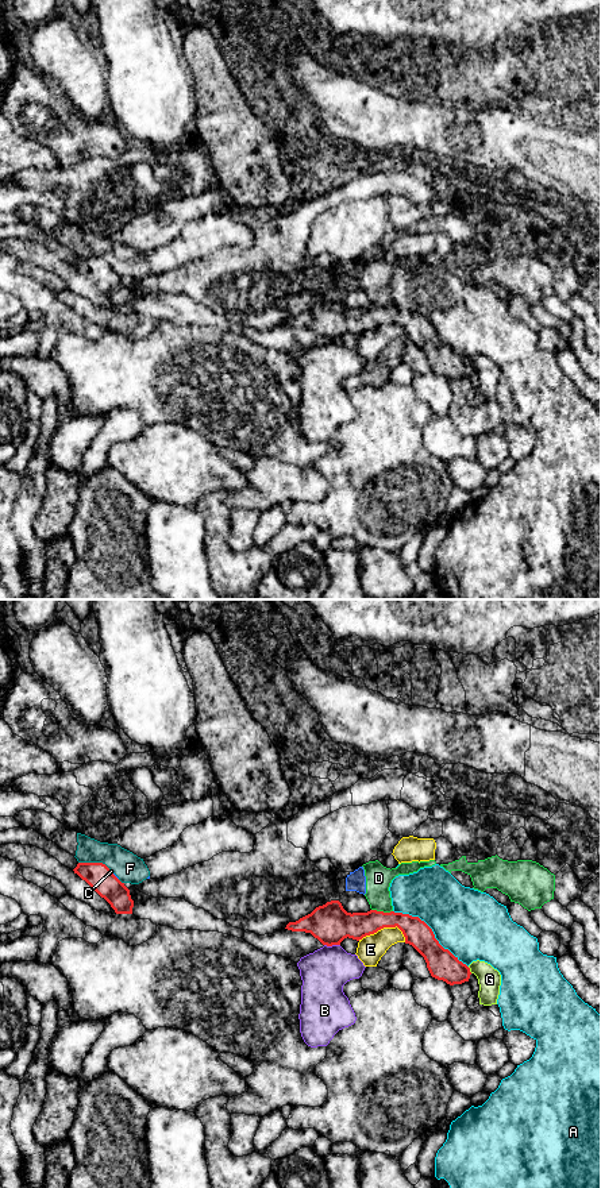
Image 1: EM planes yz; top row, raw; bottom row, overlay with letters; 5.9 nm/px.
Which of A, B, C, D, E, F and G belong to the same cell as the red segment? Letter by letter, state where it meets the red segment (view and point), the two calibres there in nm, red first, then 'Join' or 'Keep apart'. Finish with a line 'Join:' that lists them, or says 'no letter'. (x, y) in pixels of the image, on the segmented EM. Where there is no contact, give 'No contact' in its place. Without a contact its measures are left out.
A: Touches red at yz (432, 932). Thickness 180 nm (red) against 400 nm. Keep apart
B: Touches red at yz (332, 944). Thickness 240 nm (red) against 280 nm. Keep apart
C: Touches red at yz (114, 875). Thickness 160 nm (red) against 20 nm. Keep apart
D: Touches red at yz (382, 911). Thickness 160 nm (red) against 160 nm. Keep apart
E: Touches red at yz (382, 928). Thickness 160 nm (red) against 160 nm. Keep apart
F: Touches red at yz (95, 863). Thickness 160 nm (red) against 170 nm. Keep apart
G: Touches red at yz (469, 969). Thickness 180 nm (red) against 140 nm. Keep apart
Join: no letter

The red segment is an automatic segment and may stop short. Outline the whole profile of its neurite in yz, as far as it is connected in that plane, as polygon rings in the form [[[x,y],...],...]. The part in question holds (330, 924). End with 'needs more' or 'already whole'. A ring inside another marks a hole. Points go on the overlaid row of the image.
[[[339,900],[327,902],[311,914],[296,922],[289,922],[285,929],[311,933],[323,945],[340,945],[344,938],[362,940],[384,927],[398,927],[405,944],[412,945],[425,960],[432,977],[450,986],[462,984],[470,979],[470,968],[444,949],[435,938],[432,929],[419,917],[402,913],[347,913]]]; already whole

